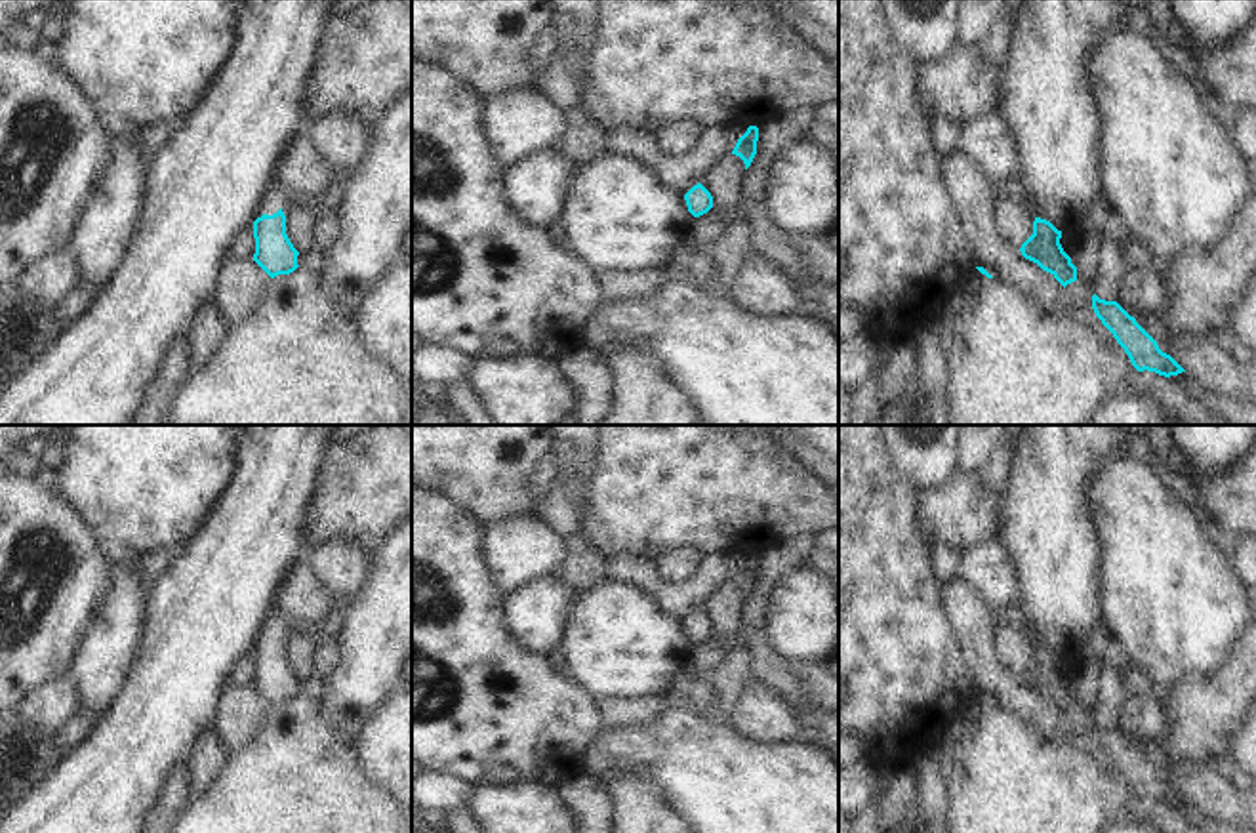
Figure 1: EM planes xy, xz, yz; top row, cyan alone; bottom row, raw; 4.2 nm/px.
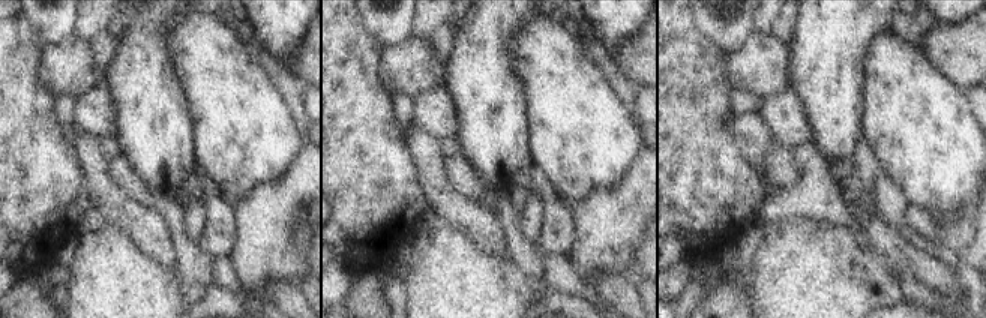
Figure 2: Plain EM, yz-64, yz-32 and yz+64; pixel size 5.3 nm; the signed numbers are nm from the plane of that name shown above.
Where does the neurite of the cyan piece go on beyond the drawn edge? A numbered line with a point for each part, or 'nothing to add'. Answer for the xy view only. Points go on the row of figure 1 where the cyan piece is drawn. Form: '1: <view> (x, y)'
1: xy (271, 201)

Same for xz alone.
nothing to add

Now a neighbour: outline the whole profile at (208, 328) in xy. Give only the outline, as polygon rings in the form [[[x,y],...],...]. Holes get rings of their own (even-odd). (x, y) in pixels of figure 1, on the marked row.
[[[208,301],[196,311],[187,332],[187,343],[194,370],[215,356],[227,330],[229,324],[221,316],[213,301]]]

